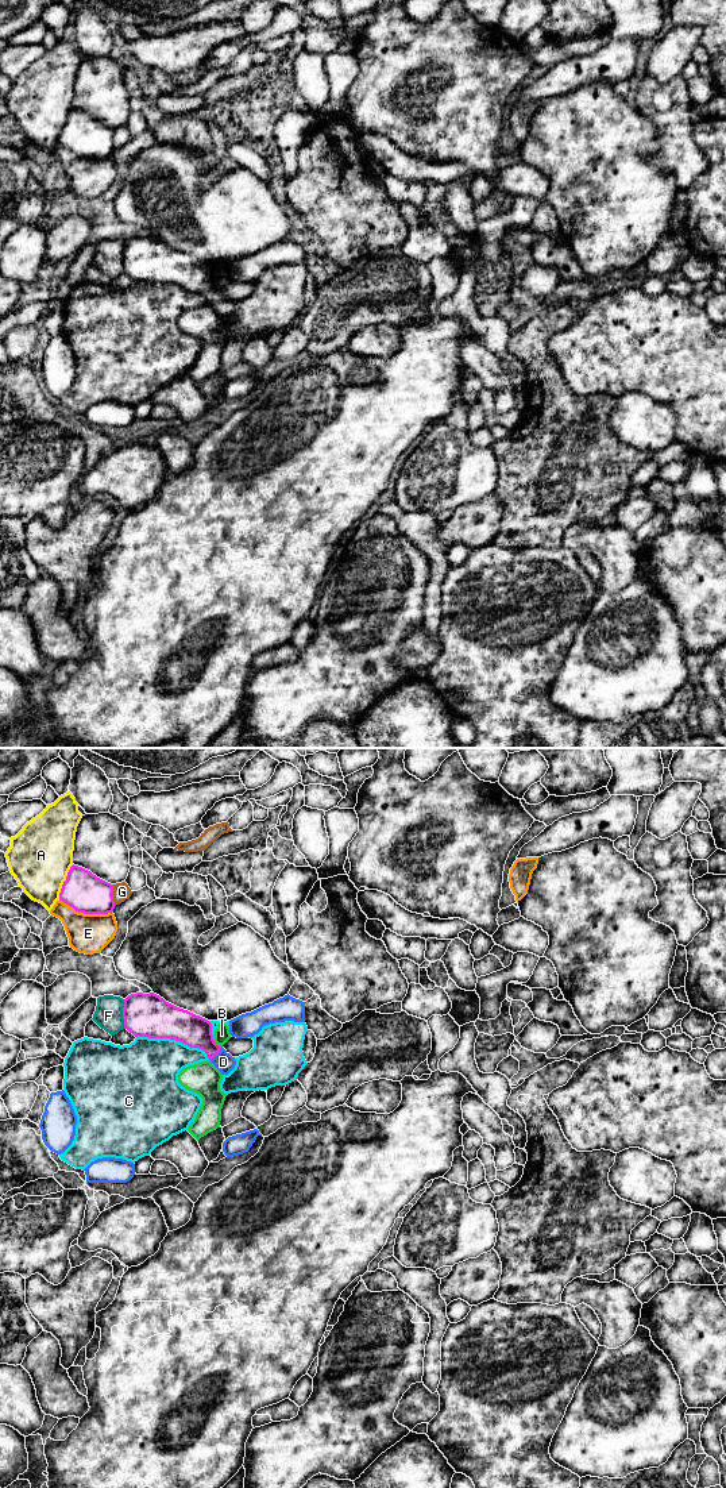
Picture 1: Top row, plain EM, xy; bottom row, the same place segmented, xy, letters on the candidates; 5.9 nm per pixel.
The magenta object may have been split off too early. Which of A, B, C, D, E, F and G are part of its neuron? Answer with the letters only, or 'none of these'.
D

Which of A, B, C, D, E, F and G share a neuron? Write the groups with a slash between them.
A / B / C / D / E F / G

